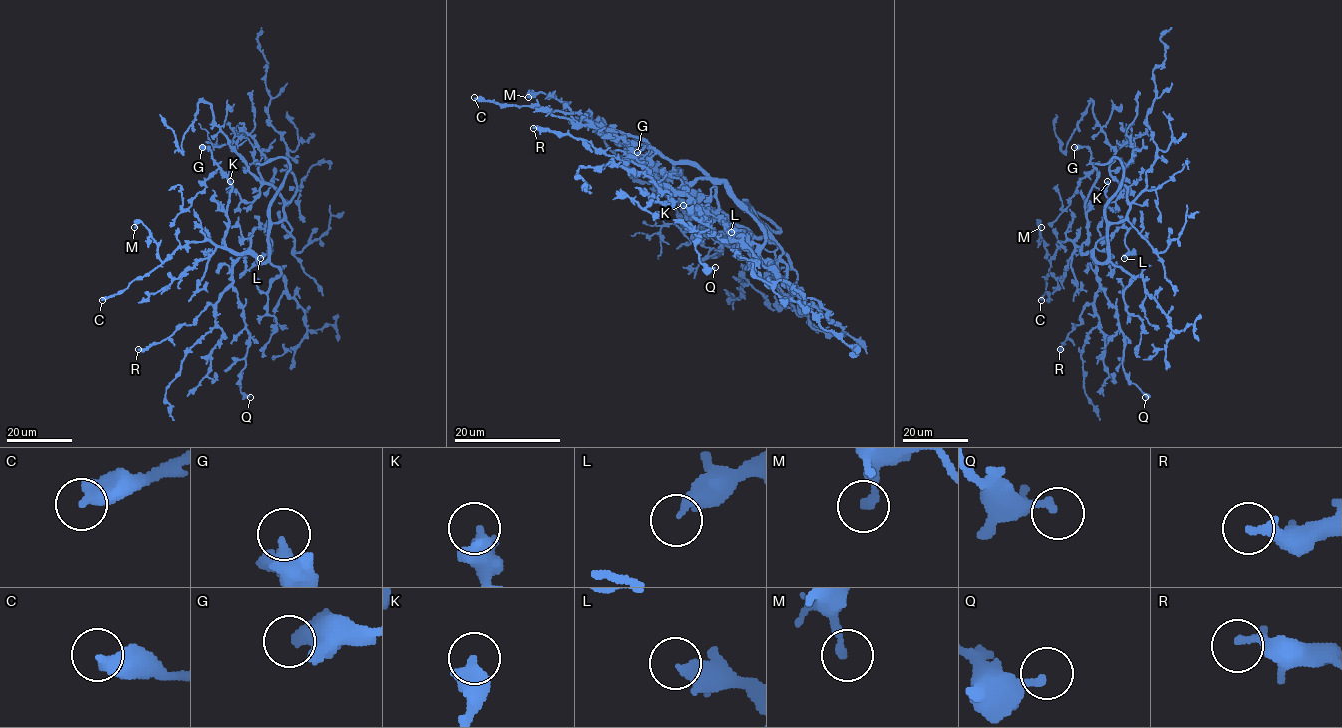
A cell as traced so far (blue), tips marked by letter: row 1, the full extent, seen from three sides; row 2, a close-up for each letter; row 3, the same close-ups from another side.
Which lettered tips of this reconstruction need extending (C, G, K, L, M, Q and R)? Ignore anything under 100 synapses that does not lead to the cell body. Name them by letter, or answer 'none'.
none

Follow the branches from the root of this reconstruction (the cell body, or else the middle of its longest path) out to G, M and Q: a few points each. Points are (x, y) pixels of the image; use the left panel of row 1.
G: (274, 222), (269, 227), (268, 258), (264, 262), (227, 248), (227, 205), (232, 186), (211, 151), (202, 147)
M: (274, 222), (264, 262), (209, 240), (179, 246), (162, 261), (147, 227), (141, 221), (134, 227)
Q: (274, 222), (268, 258), (260, 262), (244, 254), (232, 267), (232, 286), (249, 333), (238, 384), (250, 397)

